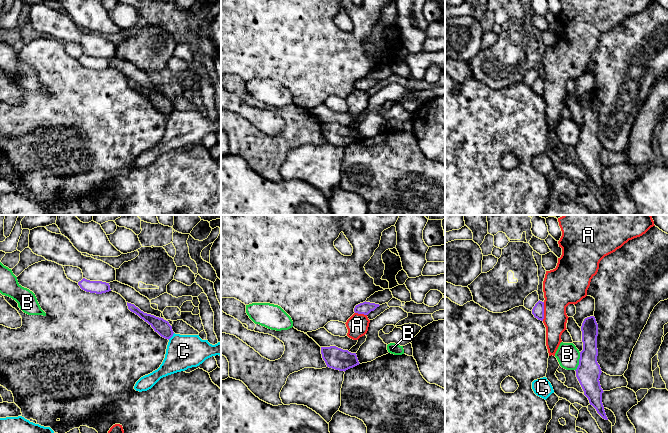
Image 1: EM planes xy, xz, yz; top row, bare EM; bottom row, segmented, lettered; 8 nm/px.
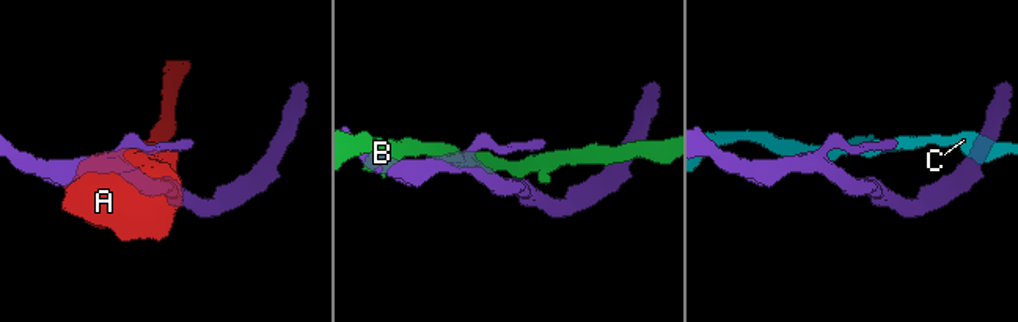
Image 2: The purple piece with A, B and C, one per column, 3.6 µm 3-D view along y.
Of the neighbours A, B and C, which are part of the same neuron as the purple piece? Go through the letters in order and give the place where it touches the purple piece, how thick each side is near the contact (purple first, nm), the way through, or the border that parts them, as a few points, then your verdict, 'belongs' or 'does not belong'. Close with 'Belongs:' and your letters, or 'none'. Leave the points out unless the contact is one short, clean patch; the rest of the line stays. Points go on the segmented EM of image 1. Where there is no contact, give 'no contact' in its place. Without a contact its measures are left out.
A: yz (543, 311) | 100/300 nm | does not belong
B: yz (579, 361) | 200/180 nm | does not belong
C: xy (171, 336) | 120/280 nm | along xy (174, 333), (168, 339) | does not belong
Belongs: none

